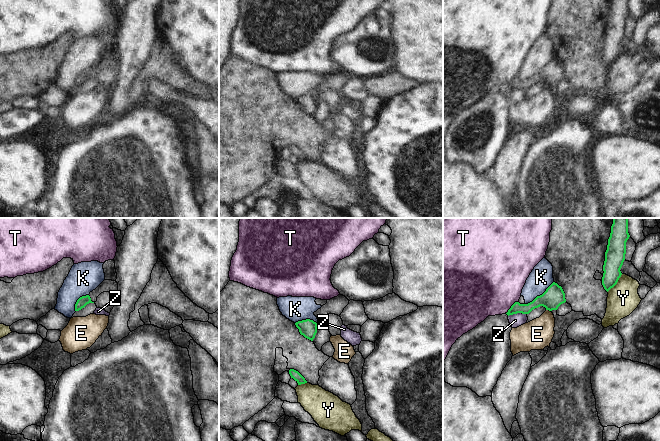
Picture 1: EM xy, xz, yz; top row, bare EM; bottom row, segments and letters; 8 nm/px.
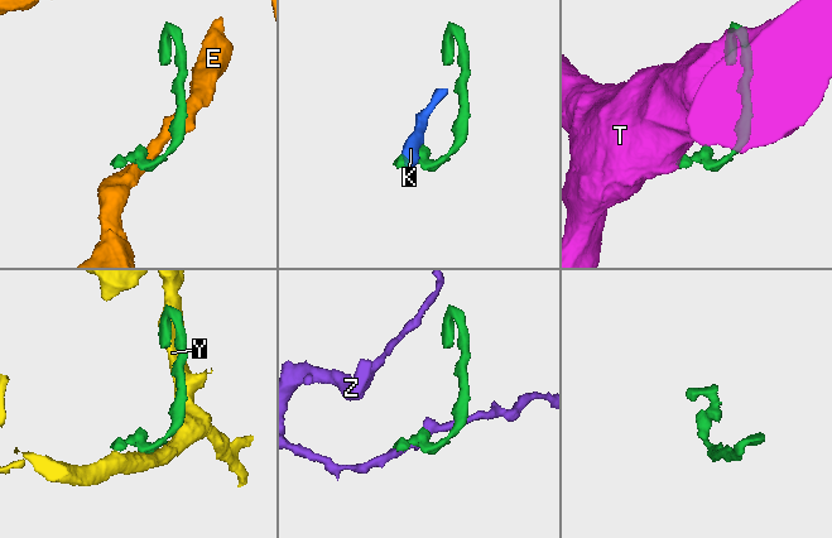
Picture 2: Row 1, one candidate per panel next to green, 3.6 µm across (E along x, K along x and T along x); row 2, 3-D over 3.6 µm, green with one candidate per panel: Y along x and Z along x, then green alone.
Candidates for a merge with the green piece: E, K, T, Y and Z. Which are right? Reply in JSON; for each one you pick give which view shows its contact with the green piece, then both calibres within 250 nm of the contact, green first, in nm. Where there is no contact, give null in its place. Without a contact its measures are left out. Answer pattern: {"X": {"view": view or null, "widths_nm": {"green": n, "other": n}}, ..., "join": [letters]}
{"join": []}

